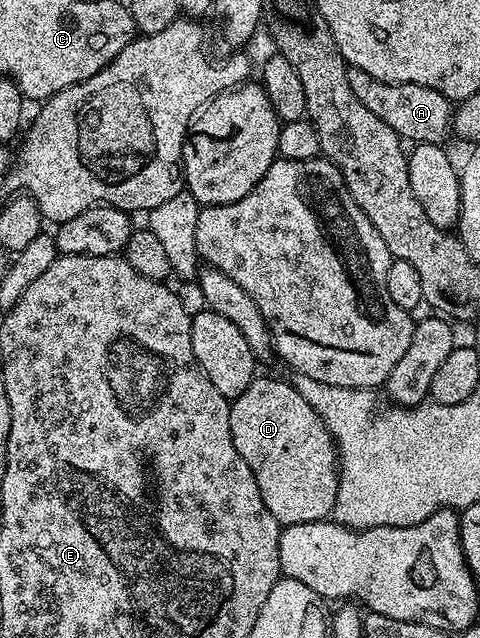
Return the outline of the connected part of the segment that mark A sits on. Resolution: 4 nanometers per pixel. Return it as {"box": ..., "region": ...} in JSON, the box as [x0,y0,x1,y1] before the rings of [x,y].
{"box":[348,69,454,144],"region":[[[349,69],[348,79],[350,89],[354,92],[354,96],[358,96],[358,101],[364,107],[370,108],[370,112],[374,112],[374,116],[378,116],[378,120],[390,124],[390,128],[394,128],[394,132],[401,140],[407,140],[412,144],[422,142],[440,144],[445,141],[444,137],[449,137],[454,102],[453,99],[442,96],[442,92],[438,92],[434,88],[426,88],[422,84],[398,86],[395,82],[374,80],[374,76],[370,76],[370,72],[354,69]]]}

